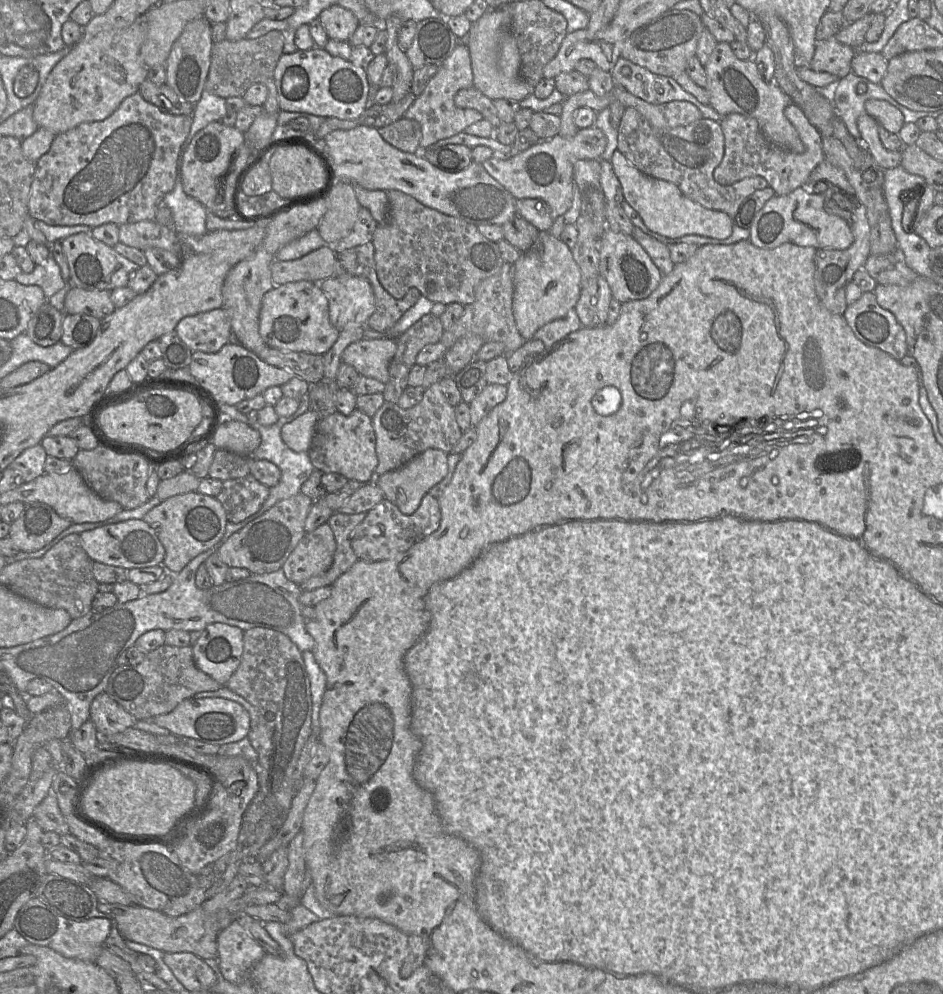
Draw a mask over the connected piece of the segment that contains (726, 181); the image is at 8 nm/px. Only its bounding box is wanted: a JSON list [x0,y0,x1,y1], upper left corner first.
[713,103,825,195]

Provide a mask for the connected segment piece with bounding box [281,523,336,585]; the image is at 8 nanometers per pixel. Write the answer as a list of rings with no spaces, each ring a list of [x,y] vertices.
[[[325,523],[304,535],[281,568],[288,580],[300,585],[327,571],[335,550],[333,531]]]

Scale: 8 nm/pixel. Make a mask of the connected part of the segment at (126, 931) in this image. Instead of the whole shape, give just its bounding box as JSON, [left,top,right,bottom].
[97,897,247,960]

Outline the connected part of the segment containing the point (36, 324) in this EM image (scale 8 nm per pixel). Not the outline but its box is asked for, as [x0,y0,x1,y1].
[25,302,65,346]

